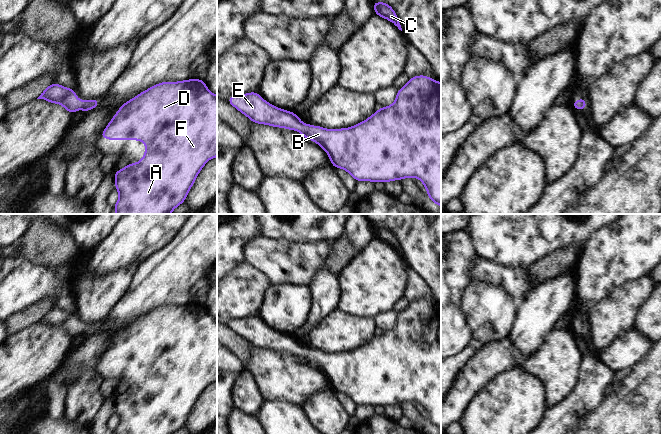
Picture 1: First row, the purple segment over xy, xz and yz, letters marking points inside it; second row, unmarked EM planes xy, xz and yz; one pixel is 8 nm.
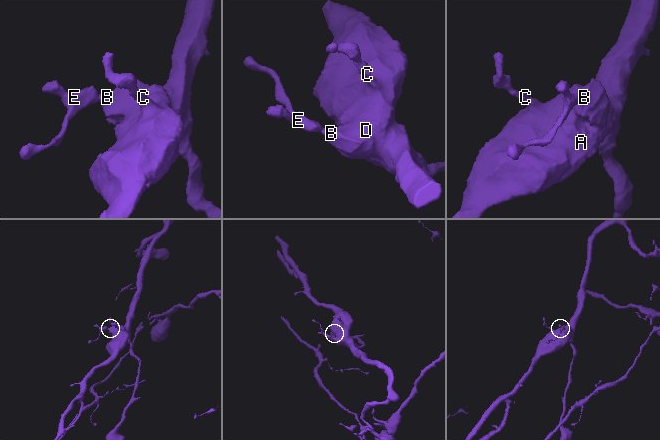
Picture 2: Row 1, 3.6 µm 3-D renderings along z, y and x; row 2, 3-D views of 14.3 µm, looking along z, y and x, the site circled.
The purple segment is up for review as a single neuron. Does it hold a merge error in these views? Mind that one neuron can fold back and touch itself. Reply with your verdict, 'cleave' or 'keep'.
keep

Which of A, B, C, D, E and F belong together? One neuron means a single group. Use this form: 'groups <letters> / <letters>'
groups A B C D E F

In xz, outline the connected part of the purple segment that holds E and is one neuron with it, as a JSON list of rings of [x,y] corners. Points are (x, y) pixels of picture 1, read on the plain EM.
[[[426,299],[410,301],[408,307],[399,312],[392,329],[381,331],[365,345],[344,353],[329,354],[321,350],[304,348],[295,336],[275,331],[256,315],[230,320],[226,325],[247,340],[252,347],[299,355],[302,361],[323,372],[333,392],[346,394],[357,406],[386,407],[416,401],[424,408],[430,424],[441,431],[441,307]]]

